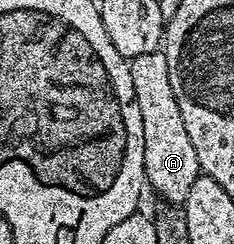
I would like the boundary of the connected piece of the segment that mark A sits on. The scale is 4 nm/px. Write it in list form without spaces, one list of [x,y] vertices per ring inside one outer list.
[[[158,50],[141,53],[141,57],[130,60],[129,66],[133,77],[134,103],[137,109],[141,109],[141,129],[145,133],[146,186],[150,190],[152,187],[163,203],[183,205],[201,172],[193,141],[189,141],[185,121],[181,121],[177,97],[173,97],[173,85],[169,82],[169,61],[162,50]]]

